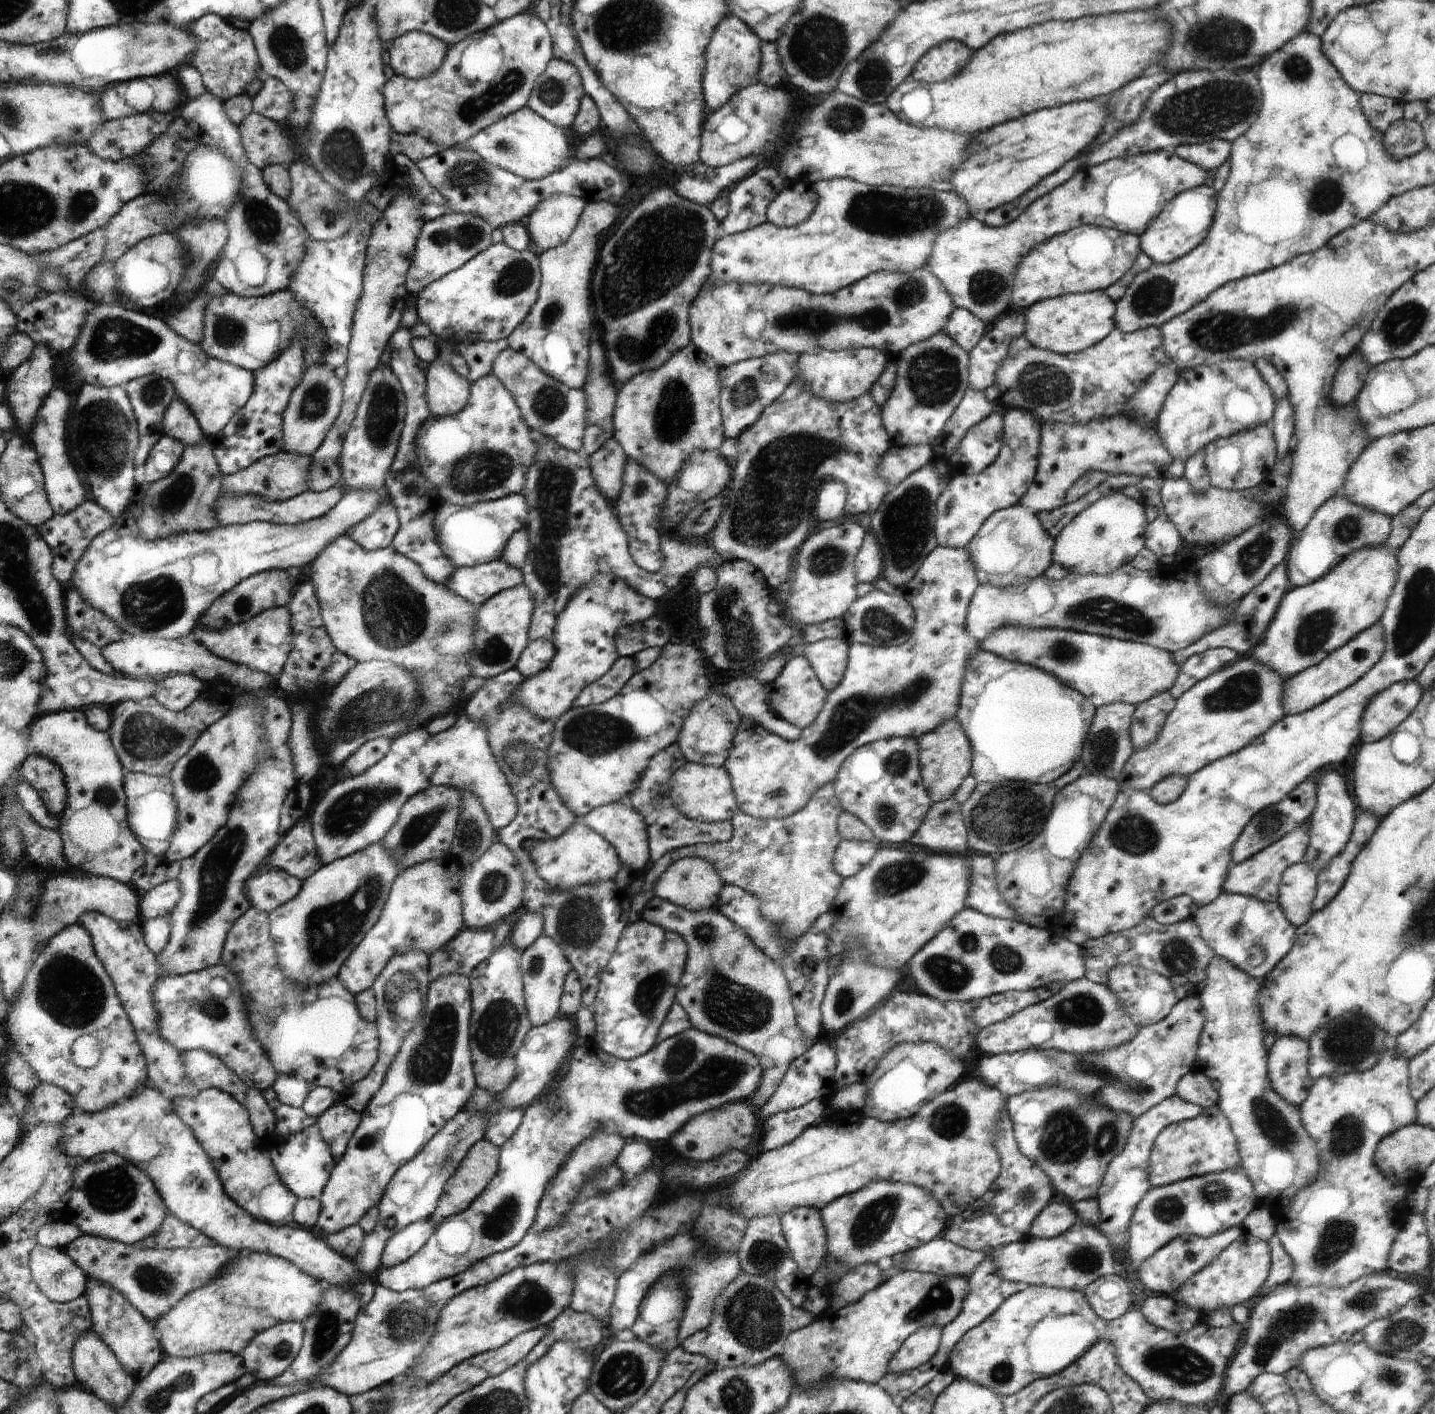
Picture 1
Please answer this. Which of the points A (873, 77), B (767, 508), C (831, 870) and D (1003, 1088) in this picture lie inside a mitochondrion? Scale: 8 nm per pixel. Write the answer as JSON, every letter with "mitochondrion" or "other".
{"A":"mitochondrion","B":"mitochondrion","C":"other","D":"other"}

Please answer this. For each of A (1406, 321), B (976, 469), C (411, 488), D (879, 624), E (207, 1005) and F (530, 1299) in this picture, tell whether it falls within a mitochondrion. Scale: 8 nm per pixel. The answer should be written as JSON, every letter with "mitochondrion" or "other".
{"A":"mitochondrion","B":"other","C":"other","D":"mitochondrion","E":"mitochondrion","F":"mitochondrion"}

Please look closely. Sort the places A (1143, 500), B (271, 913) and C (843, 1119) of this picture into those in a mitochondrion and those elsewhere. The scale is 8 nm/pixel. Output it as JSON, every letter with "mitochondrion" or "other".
{"A":"other","B":"other","C":"other"}

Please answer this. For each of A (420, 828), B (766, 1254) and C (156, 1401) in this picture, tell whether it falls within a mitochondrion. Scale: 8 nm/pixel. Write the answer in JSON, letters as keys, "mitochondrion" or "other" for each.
{"A":"mitochondrion","B":"mitochondrion","C":"mitochondrion"}

